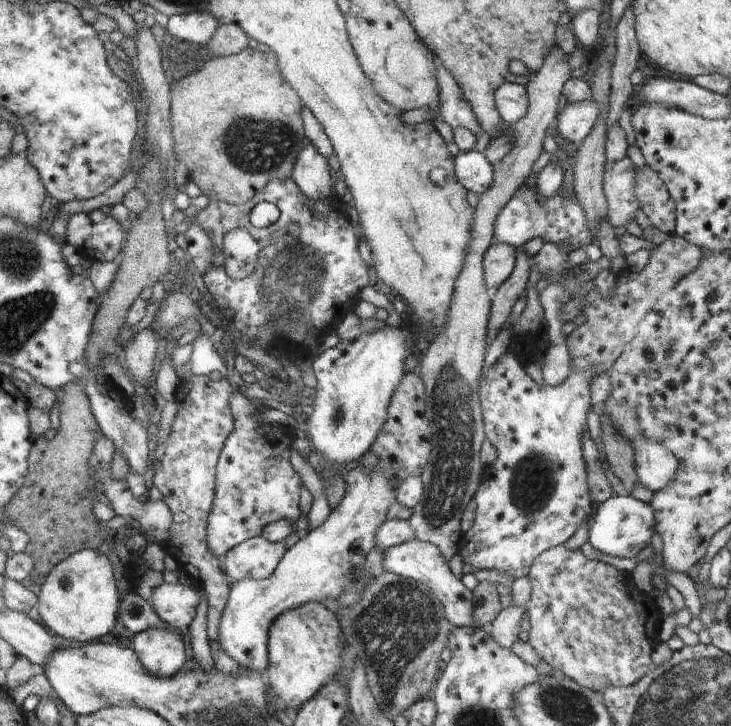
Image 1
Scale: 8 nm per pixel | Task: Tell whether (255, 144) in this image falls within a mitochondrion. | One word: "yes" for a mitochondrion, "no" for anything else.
yes

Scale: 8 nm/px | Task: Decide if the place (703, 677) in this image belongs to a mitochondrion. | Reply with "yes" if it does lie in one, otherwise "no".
yes

